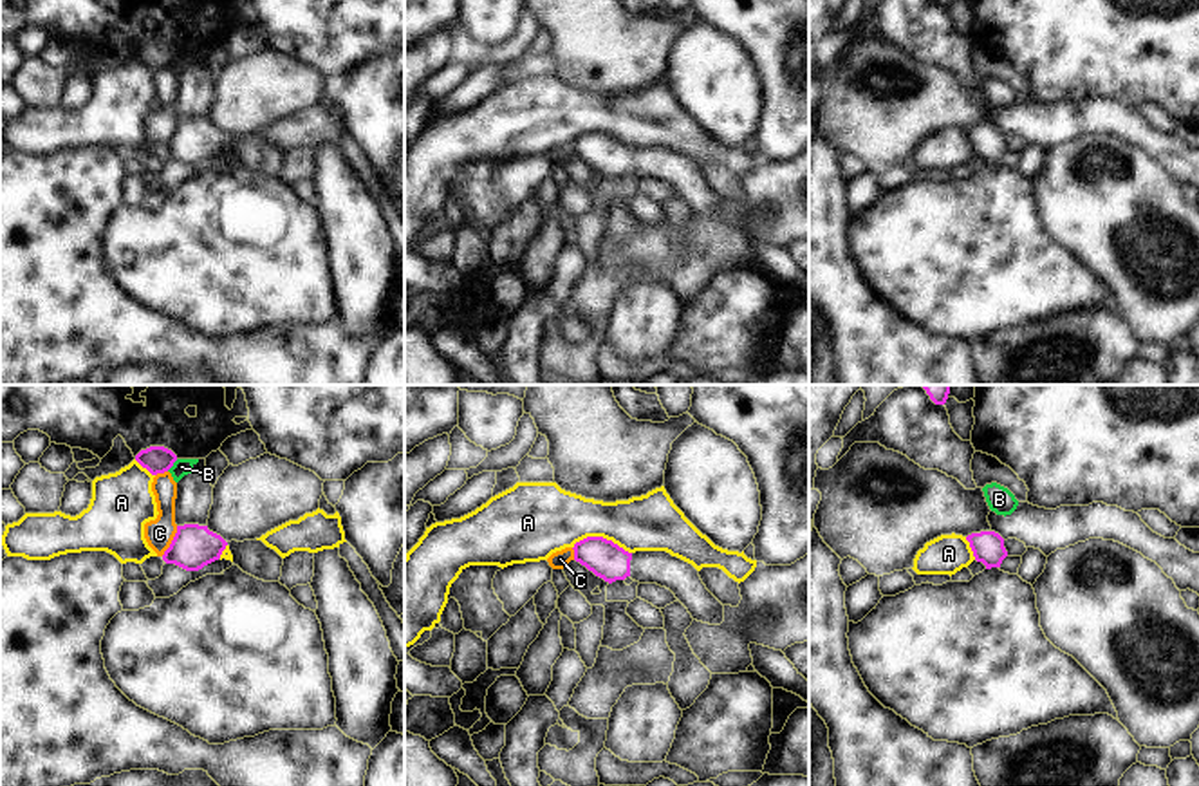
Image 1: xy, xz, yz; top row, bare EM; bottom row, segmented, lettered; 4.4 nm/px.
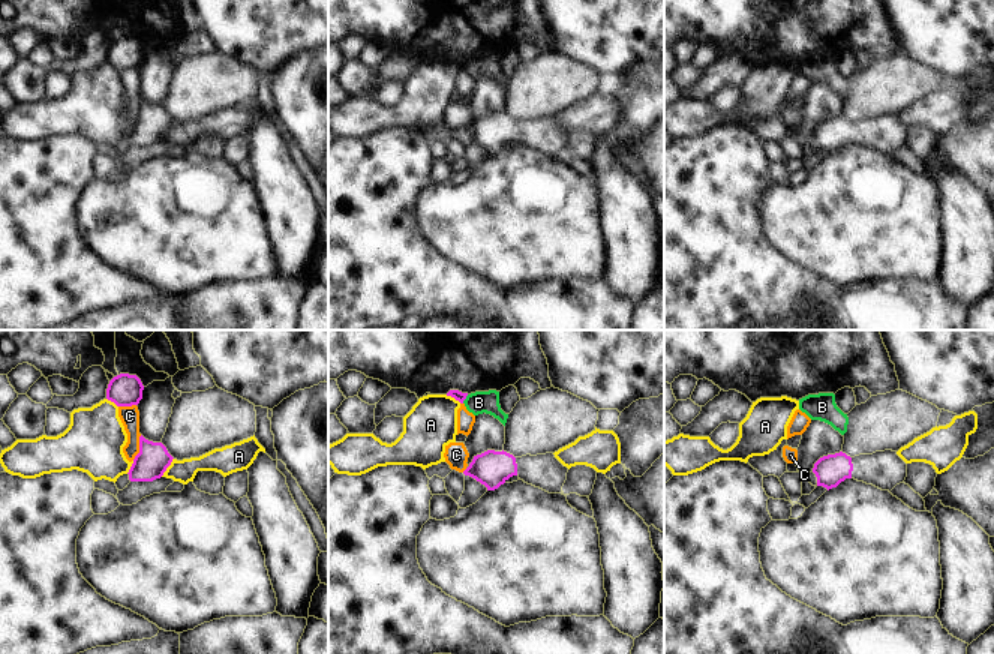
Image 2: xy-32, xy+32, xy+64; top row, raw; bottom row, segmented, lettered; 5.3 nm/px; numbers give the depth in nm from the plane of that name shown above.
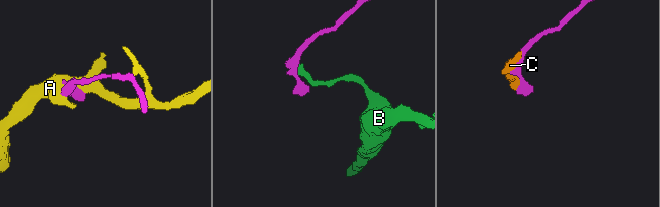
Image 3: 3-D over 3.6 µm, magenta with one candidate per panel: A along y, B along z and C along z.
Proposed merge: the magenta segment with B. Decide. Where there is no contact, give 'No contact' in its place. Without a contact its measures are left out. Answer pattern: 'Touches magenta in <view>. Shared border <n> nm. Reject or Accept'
Touches magenta in xy. Shared border 80 nm. Reject

